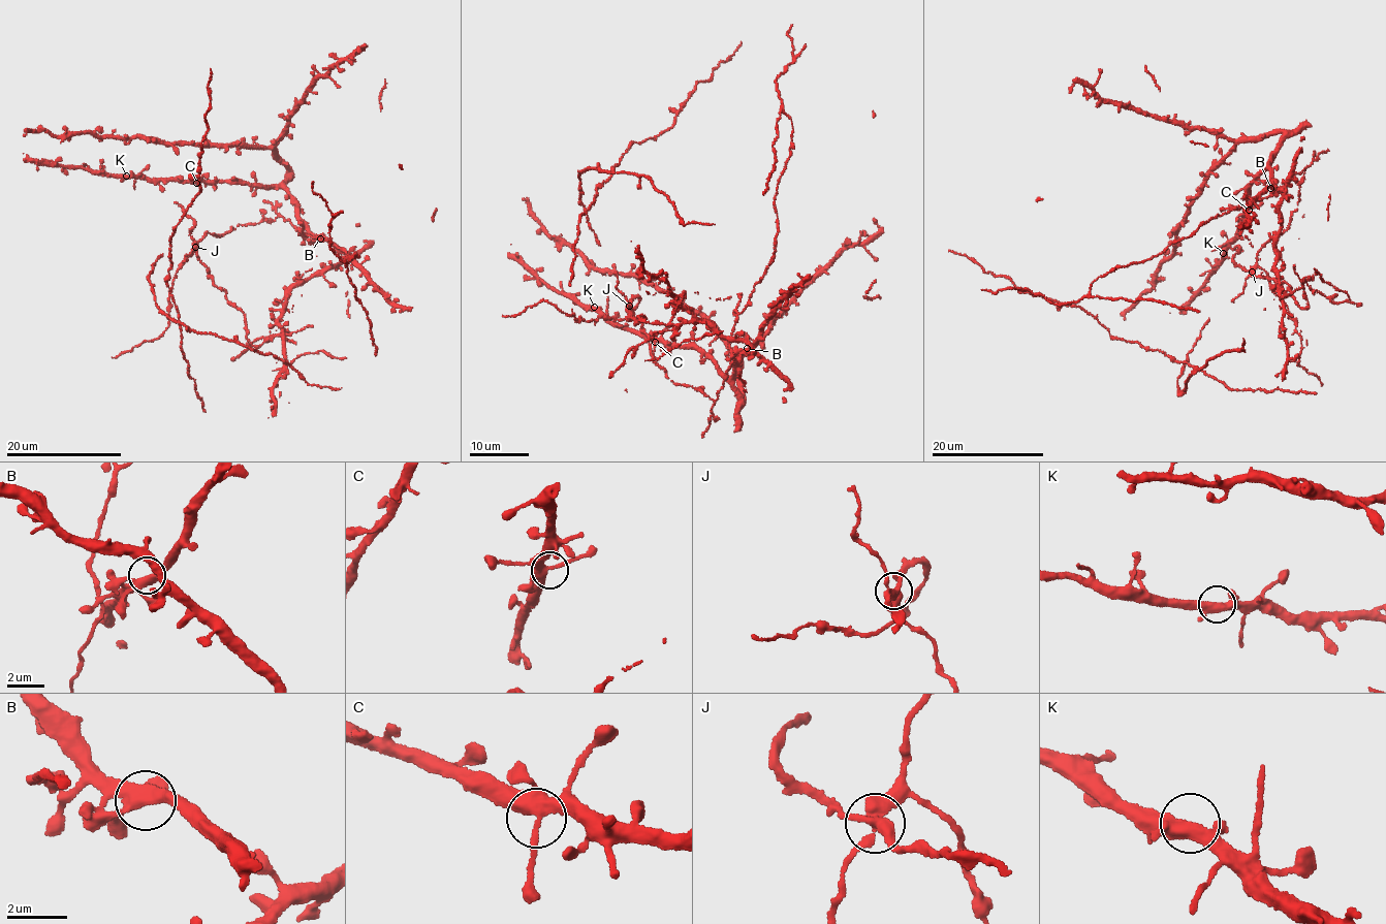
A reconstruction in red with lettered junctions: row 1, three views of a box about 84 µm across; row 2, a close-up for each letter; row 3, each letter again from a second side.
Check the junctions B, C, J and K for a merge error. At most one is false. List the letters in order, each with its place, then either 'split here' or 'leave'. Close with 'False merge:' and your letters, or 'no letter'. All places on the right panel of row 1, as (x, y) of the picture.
B: (1270, 188) | leave
C: (1249, 210) | leave
J: (1252, 272) | split here
K: (1223, 253) | leave
False merge: J

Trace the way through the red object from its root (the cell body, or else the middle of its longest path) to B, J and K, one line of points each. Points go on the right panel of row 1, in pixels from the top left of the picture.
B: (1298, 195), (1304, 168), (1294, 173), (1288, 183), (1279, 187), (1274, 184), (1270, 188)
J: (1298, 195), (1297, 209), (1286, 229), (1263, 246), (1252, 273)
K: (1298, 195), (1304, 168), (1277, 187), (1270, 158), (1250, 186), (1246, 218), (1223, 253)

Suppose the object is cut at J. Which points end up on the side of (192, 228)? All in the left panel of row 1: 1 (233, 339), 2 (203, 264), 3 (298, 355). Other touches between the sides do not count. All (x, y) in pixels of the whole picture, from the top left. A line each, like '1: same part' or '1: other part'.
1: other part
2: same part
3: other part

